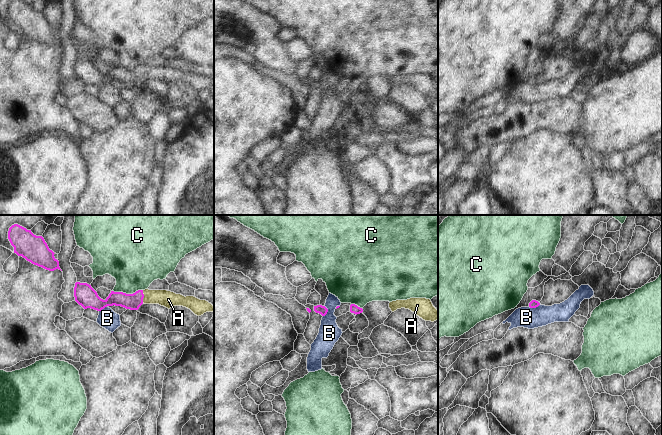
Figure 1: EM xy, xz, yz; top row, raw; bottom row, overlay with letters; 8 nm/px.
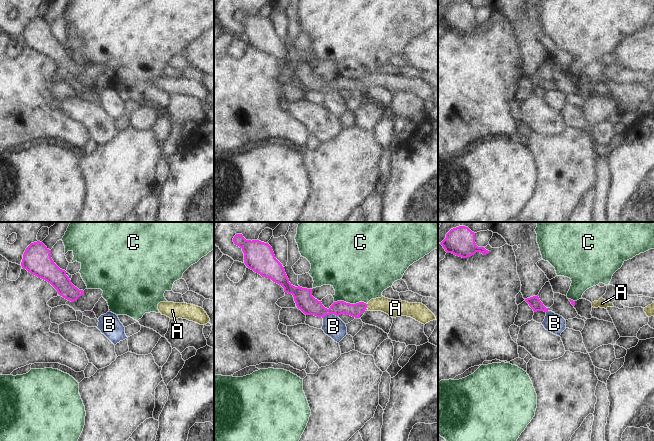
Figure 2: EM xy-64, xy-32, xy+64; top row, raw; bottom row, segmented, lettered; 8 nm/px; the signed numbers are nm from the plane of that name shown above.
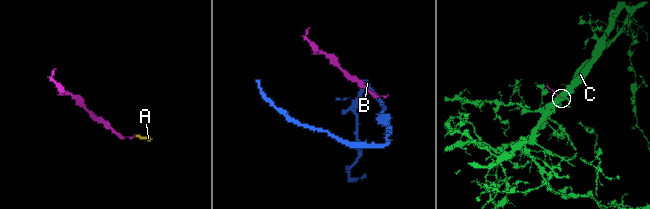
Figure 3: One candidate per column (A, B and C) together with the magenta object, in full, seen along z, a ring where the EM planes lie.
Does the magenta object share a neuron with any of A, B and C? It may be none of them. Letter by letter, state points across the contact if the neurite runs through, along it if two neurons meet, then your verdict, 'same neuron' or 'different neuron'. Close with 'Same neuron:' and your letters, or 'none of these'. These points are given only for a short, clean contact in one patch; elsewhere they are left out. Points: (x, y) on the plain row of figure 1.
A: runs through xy (133, 77), (143, 72), (159, 72), (168, 75); same neuron
B: border along xz (324, 81), (327, 88), (323, 92); different neuron
C: border along xy (142, 65), (132, 69), (112, 67); different neuron
Same neuron: A

